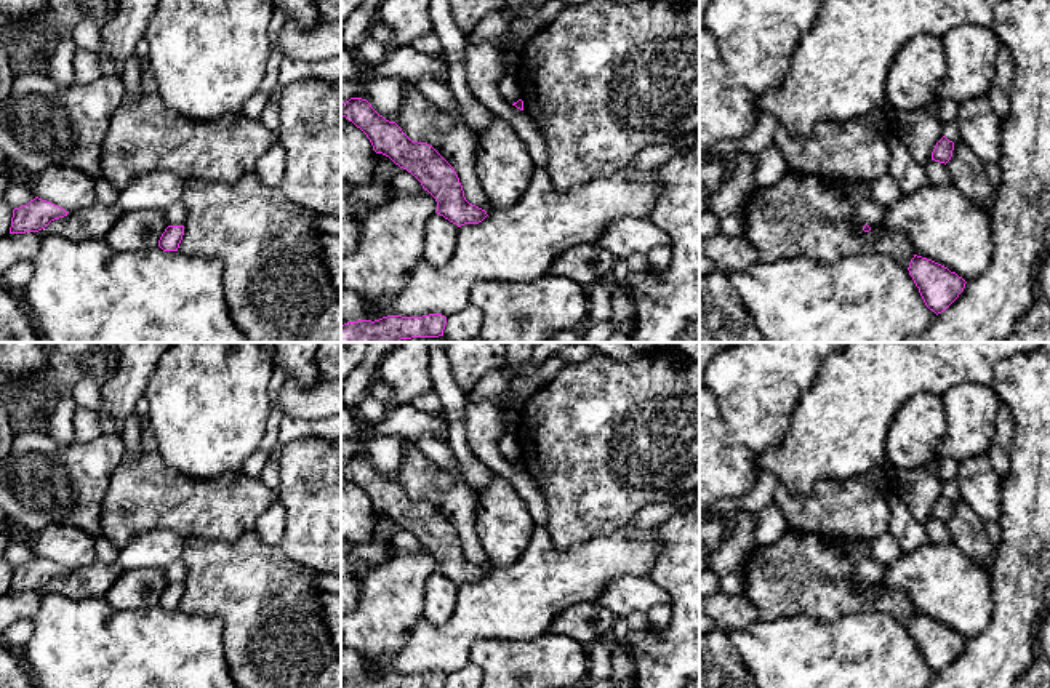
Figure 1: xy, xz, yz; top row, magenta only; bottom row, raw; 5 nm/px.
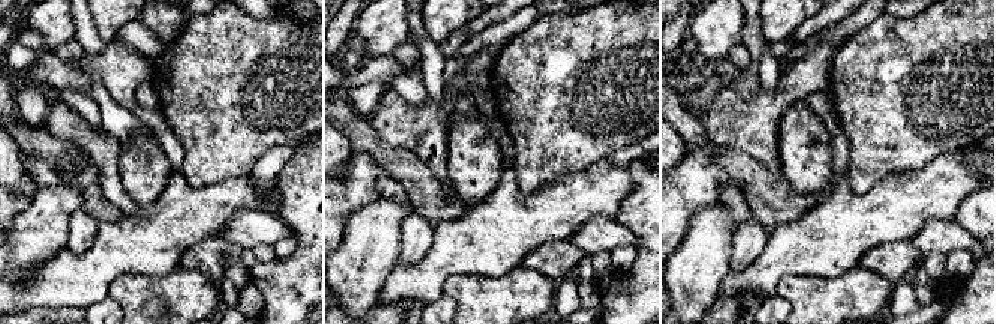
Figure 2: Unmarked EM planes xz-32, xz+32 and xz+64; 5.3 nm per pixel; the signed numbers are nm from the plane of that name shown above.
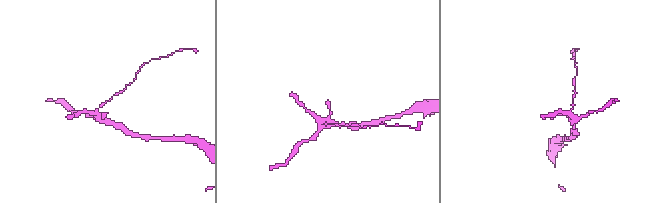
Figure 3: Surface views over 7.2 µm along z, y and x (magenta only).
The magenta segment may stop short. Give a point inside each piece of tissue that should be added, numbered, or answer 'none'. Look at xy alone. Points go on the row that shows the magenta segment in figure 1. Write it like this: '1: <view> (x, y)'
none

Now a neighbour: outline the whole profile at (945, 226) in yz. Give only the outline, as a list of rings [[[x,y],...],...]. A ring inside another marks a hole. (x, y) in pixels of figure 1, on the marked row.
[[[954,184],[925,186],[911,194],[903,194],[896,203],[885,210],[884,222],[890,229],[908,234],[917,256],[948,267],[965,282],[973,280],[989,267],[994,248],[992,214]]]

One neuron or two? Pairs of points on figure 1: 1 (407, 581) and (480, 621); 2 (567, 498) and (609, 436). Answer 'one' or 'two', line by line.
1: two
2: one

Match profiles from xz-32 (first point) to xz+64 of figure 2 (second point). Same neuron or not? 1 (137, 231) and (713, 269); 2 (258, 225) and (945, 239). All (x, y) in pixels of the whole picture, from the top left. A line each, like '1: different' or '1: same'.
1: different
2: same

